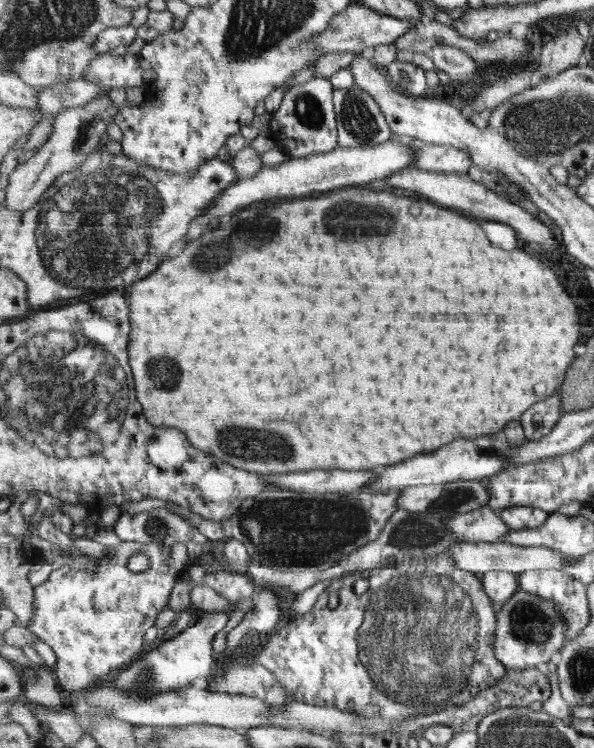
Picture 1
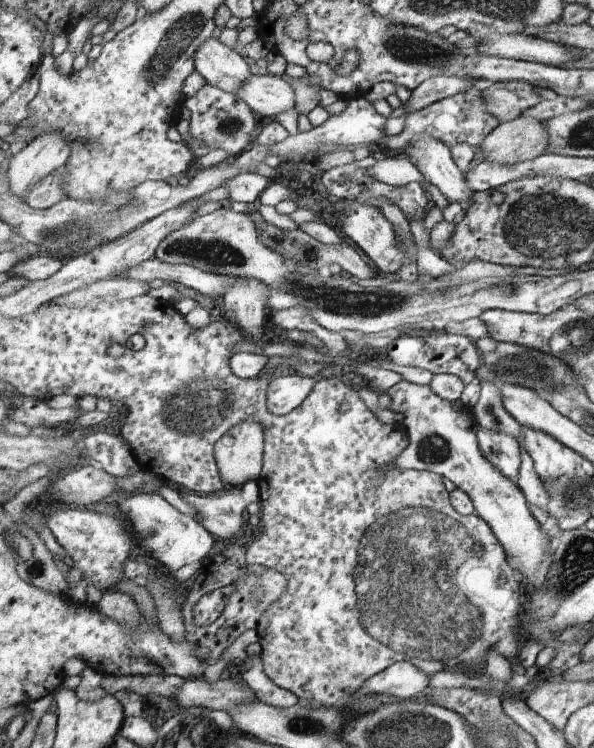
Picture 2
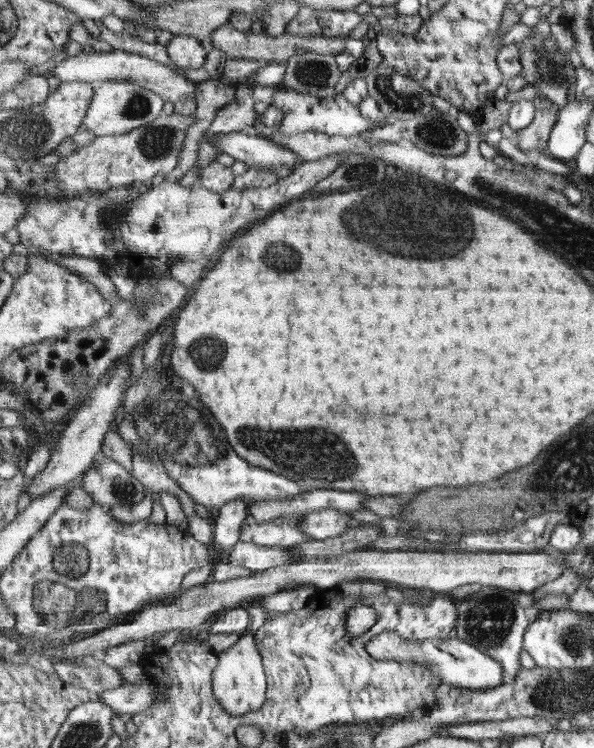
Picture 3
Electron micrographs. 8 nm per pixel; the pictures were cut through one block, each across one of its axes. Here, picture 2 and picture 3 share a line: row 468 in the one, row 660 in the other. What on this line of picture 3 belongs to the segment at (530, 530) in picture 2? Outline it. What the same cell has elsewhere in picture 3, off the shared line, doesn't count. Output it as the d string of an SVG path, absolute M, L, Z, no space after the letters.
M395 631L382 632L366 644L366 649L377 660L411 661L425 665L440 678L442 684L447 683L452 687L489 690L504 683L505 669L501 661L454 635L445 640L414 640L405 639Z

